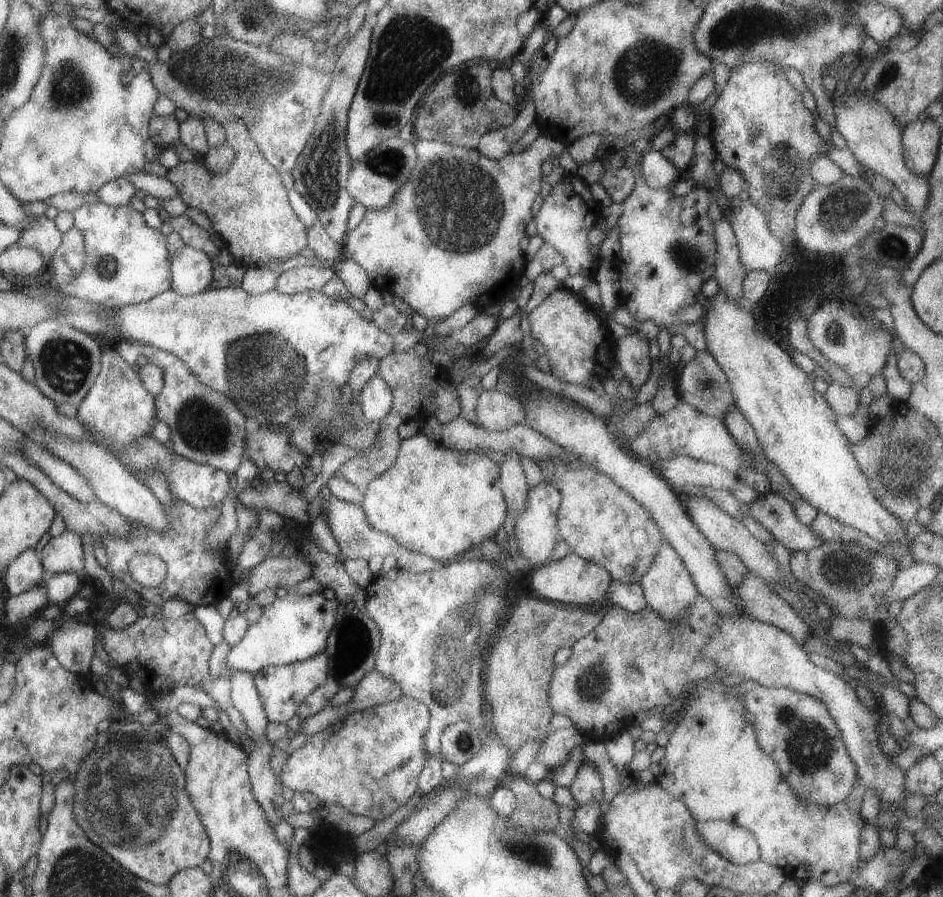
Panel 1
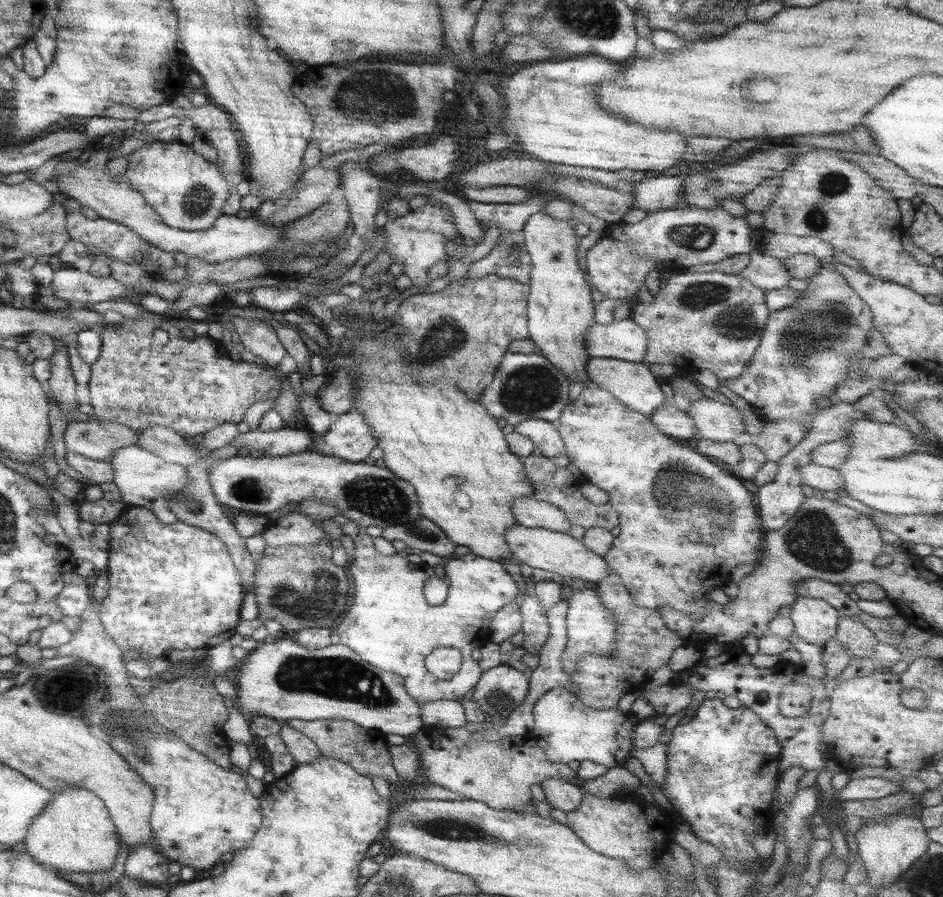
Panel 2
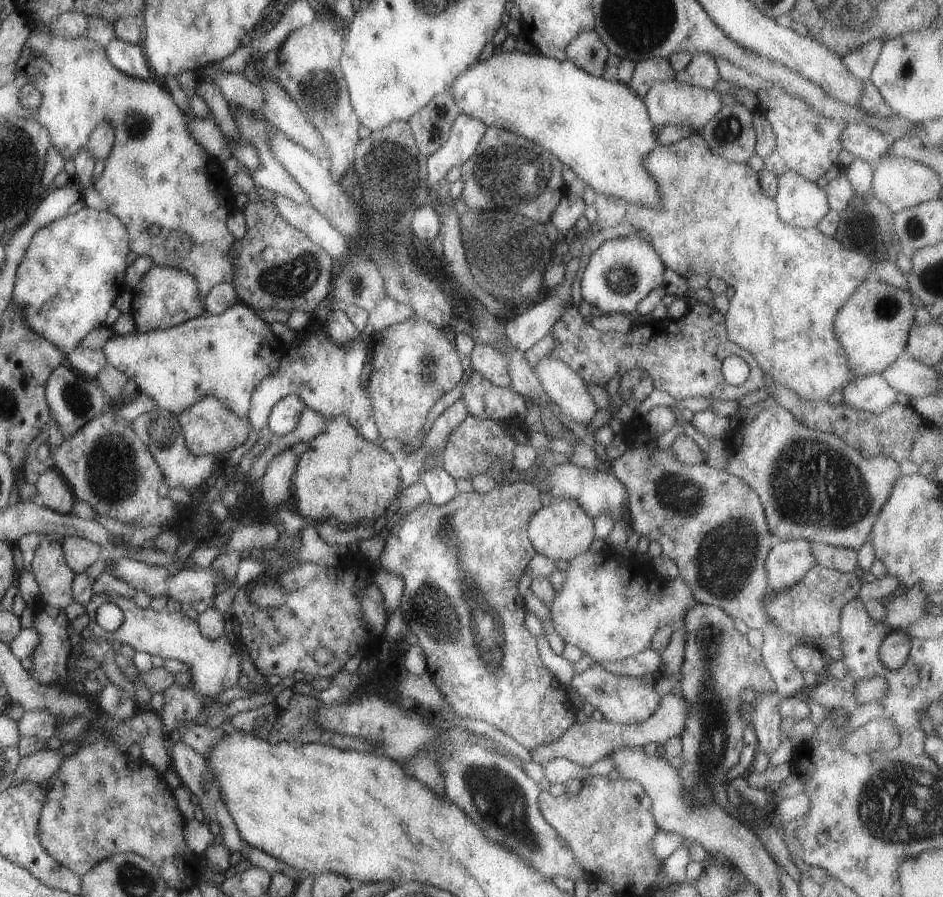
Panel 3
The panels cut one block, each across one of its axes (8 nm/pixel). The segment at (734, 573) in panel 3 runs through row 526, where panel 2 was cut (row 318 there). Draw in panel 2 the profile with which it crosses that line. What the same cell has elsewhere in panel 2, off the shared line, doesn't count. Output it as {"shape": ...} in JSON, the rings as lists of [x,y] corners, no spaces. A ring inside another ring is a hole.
{"shape":[[[677,270],[664,280],[665,287],[660,287],[651,303],[638,302],[630,311],[629,319],[641,327],[646,334],[646,351],[641,364],[669,365],[669,356],[682,356],[697,370],[705,369],[714,374],[721,382],[737,378],[747,367],[761,338],[769,316],[765,304],[764,291],[753,287],[745,277],[722,272],[695,272],[685,274]]]}

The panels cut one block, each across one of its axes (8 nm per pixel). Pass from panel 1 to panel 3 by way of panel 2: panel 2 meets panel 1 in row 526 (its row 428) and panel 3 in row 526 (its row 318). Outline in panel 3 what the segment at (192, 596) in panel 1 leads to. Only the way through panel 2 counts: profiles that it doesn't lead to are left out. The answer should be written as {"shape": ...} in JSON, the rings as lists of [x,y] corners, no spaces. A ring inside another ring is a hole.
{"shape":[[[108,409],[100,416],[89,420],[69,438],[62,438],[59,446],[49,446],[48,462],[55,465],[69,482],[70,491],[76,500],[87,502],[96,515],[116,518],[123,525],[135,524],[138,529],[147,526],[163,526],[171,518],[175,518],[175,514],[183,514],[187,519],[183,507],[175,504],[168,495],[163,493],[161,470],[152,461],[145,444],[129,428],[127,421],[115,418]]]}

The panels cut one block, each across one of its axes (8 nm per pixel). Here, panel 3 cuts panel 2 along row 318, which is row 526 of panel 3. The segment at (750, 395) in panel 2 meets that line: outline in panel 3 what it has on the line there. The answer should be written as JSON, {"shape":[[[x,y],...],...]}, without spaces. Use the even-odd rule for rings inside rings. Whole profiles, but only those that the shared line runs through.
{"shape":[[[773,402],[766,403],[748,424],[744,425],[738,423],[734,430],[734,434],[736,433],[741,437],[739,448],[737,448],[738,452],[728,456],[729,459],[726,460],[724,470],[730,475],[740,478],[759,497],[769,532],[772,535],[775,535],[778,541],[786,541],[787,539],[805,539],[810,542],[821,543],[824,545],[833,544],[836,547],[847,547],[855,550],[859,549],[860,546],[867,541],[875,517],[879,510],[881,510],[881,507],[885,504],[885,499],[889,496],[891,487],[900,474],[900,469],[898,468],[899,463],[896,460],[886,457],[885,455],[865,458],[854,448],[847,446],[835,435],[824,433],[820,430],[813,430],[798,423],[797,419],[788,410],[781,408],[781,406]]]}

